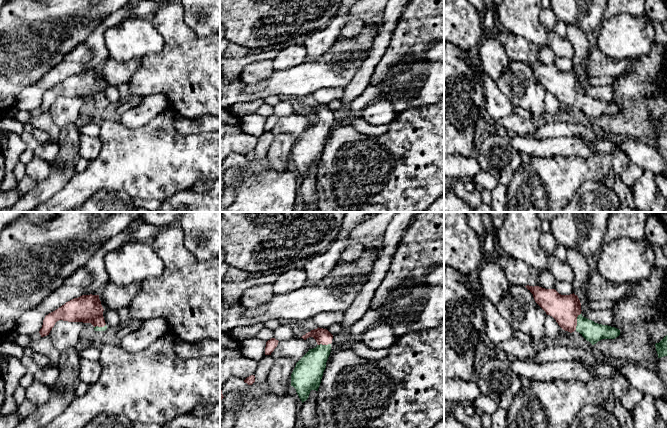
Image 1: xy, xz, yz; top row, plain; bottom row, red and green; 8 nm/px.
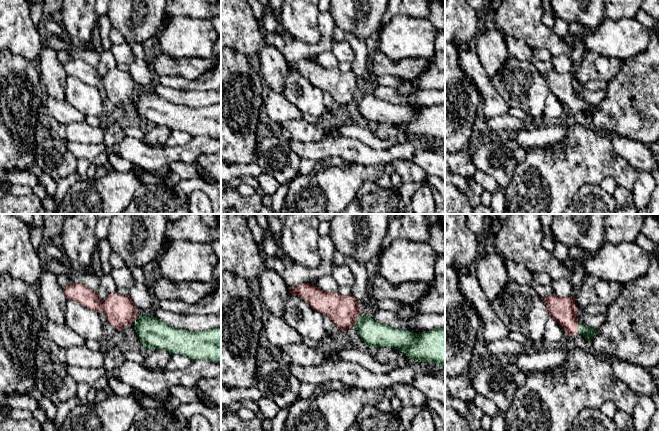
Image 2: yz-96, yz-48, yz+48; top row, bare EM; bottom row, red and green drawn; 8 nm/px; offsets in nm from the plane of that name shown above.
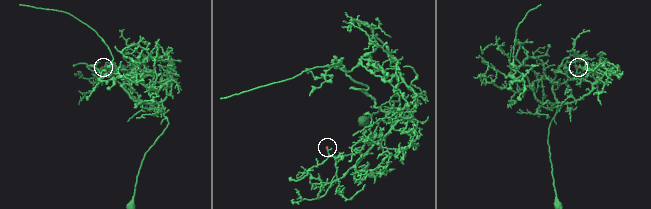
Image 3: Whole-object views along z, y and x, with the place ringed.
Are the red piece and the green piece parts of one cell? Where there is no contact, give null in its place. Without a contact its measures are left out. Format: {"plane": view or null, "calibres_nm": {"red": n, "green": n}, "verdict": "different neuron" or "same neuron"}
{"plane": "yz", "calibres_nm": {"red": 220, "green": 160}, "verdict": "same neuron"}

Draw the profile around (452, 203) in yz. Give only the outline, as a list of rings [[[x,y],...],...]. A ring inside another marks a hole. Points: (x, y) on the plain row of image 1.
[[[448,188],[444,193],[444,212],[474,212]]]

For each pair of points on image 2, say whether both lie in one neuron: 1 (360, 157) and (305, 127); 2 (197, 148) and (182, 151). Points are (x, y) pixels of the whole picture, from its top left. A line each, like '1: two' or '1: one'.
1: two
2: one

